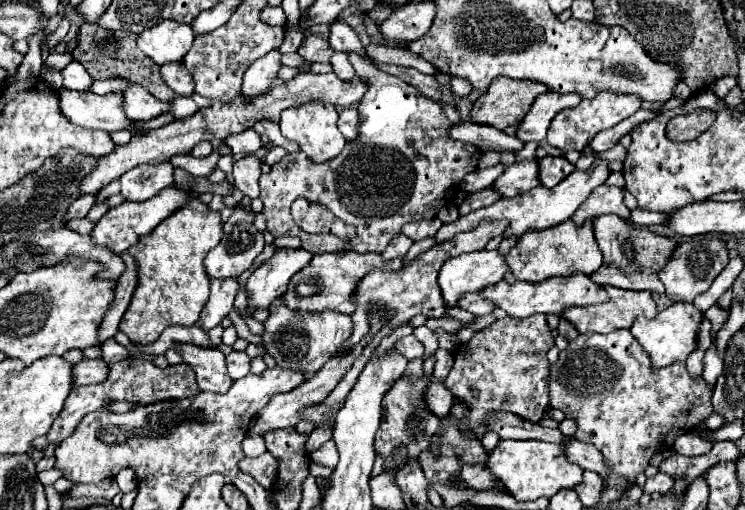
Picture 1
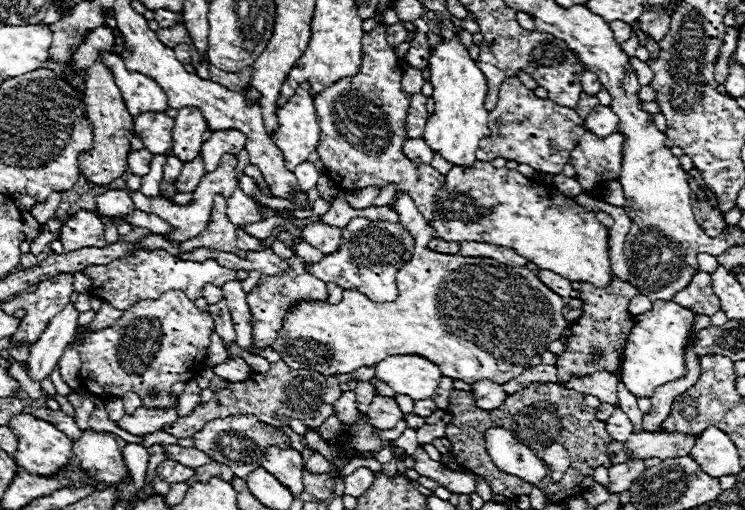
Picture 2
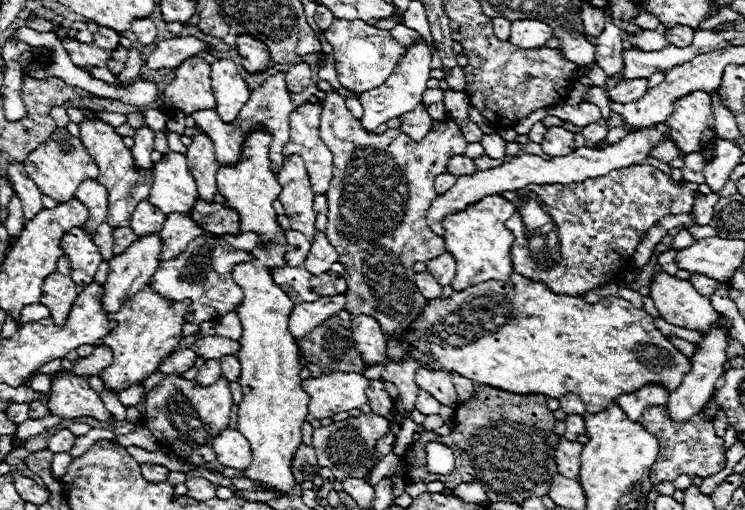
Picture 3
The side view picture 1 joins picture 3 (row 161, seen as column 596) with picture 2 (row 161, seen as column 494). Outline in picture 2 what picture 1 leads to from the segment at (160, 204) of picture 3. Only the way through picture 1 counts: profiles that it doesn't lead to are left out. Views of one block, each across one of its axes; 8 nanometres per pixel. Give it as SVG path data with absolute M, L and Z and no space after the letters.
M218 130L218 132L212 132L210 140L206 140L202 144L202 152L200 156L204 158L204 170L206 172L212 172L216 170L216 166L220 164L220 156L222 154L234 154L238 156L240 150L244 148L246 144L246 136L238 130Z

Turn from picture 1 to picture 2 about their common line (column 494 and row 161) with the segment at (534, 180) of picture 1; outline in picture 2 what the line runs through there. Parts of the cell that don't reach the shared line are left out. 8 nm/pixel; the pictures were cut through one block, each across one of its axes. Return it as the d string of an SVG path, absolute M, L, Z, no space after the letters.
M182 108L178 110L178 116L174 118L174 132L172 132L172 154L186 162L192 162L200 154L202 146L202 134L208 130L206 120L200 116L194 108Z

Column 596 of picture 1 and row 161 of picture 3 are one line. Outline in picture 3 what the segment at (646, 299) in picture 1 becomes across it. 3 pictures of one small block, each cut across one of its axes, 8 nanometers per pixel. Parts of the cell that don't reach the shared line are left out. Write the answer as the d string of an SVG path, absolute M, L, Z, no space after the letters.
M302 104L290 114L290 140L284 154L300 154L310 174L314 194L326 194L334 176L332 152L318 136L320 132L320 104Z

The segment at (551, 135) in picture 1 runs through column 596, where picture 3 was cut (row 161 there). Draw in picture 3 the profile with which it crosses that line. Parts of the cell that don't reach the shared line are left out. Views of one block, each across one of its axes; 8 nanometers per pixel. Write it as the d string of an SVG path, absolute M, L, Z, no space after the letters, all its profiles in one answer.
M84 120L80 124L80 140L84 142L84 146L88 146L88 152L92 154L94 162L100 168L98 182L108 188L108 218L106 218L106 222L112 228L130 226L130 216L132 216L134 208L150 192L152 172L150 170L136 170L132 152L130 152L130 148L124 146L122 136L118 136L112 126L104 124L100 120L96 120L96 122L94 120Z

